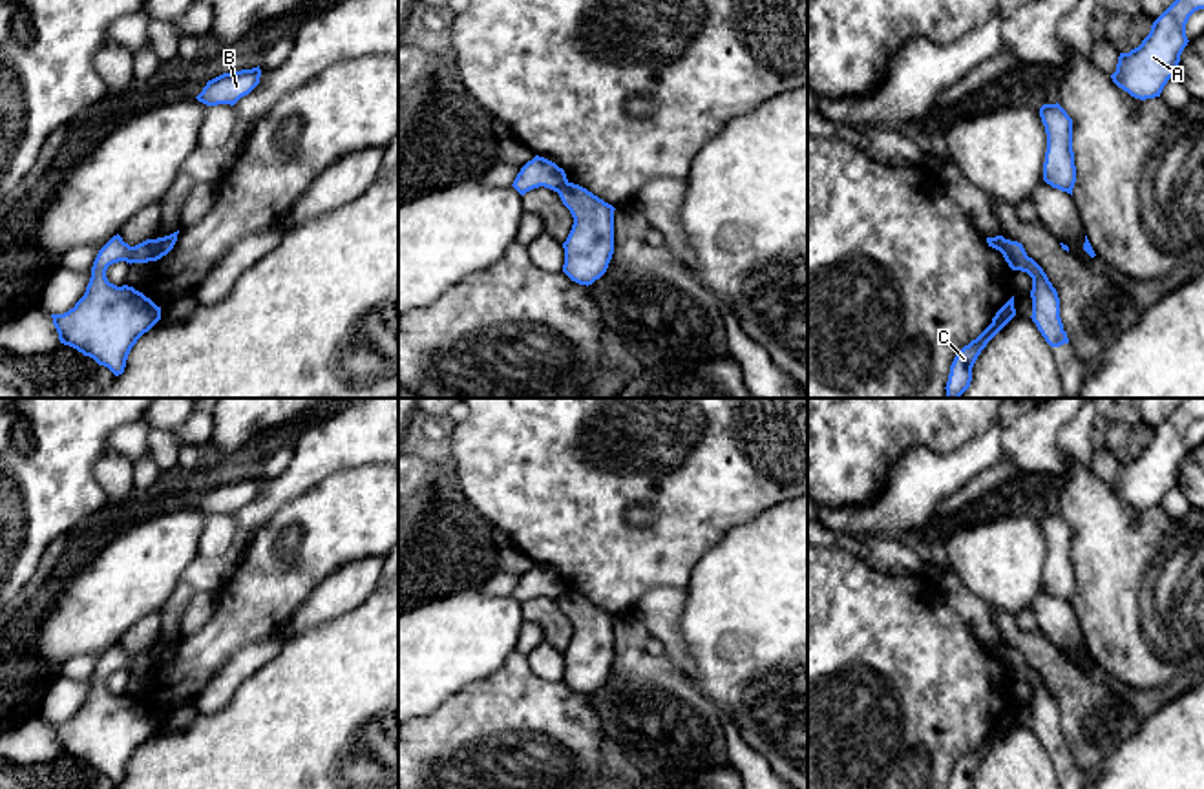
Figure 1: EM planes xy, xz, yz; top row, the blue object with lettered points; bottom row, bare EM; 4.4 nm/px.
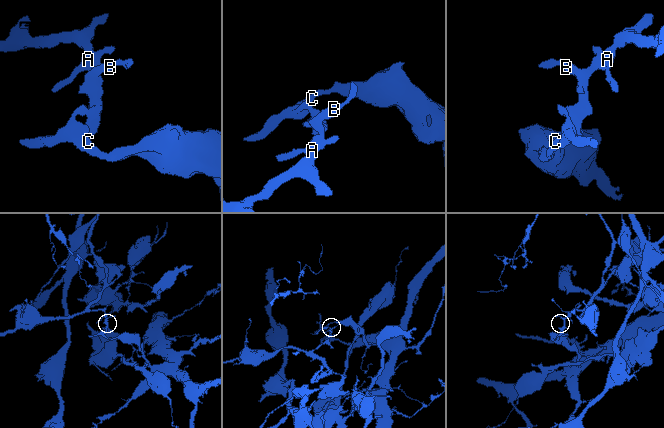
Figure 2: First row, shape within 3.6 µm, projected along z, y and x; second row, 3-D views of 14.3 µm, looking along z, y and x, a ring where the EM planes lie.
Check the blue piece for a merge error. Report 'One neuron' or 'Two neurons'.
Two neurons

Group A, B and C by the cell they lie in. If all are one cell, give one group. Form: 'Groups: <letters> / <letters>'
Groups: A B / C

